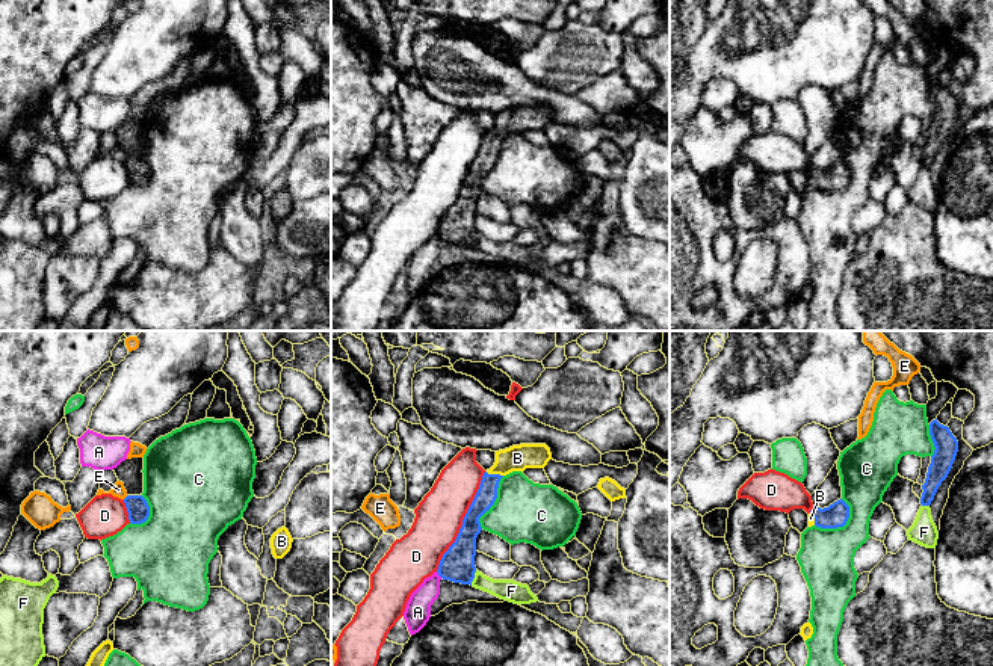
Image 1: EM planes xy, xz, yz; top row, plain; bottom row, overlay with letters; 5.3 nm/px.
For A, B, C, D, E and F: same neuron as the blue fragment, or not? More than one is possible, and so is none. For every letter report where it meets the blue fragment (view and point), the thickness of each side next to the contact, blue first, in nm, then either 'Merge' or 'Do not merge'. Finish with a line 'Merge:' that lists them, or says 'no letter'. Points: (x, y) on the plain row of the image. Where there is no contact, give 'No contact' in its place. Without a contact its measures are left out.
A: Touches blue at xz (439, 236). Thickness 180 nm (blue) against 140 nm. Do not merge
B: Touches blue at xz (494, 136). Thickness 110 nm (blue) against 140 nm. Merge
C: Touches blue at yz (838, 188). Thickness 130 nm (blue) against 280 nm. Do not merge
D: Touches blue at xz (463, 183). Thickness 180 nm (blue) against 260 nm. Do not merge
E: Touches blue at xy (126, 159). Thickness 120 nm (blue) against 70 nm. Do not merge
F: Touches blue at xz (473, 239). Thickness 180 nm (blue) against 120 nm. Do not merge
Merge: B

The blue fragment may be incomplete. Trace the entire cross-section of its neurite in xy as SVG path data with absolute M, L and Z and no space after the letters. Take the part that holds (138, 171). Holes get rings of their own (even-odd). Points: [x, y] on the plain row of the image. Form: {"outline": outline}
{"outline": "M127 157L124 160L131 186L142 186L150 178L150 168L142 157Z"}

